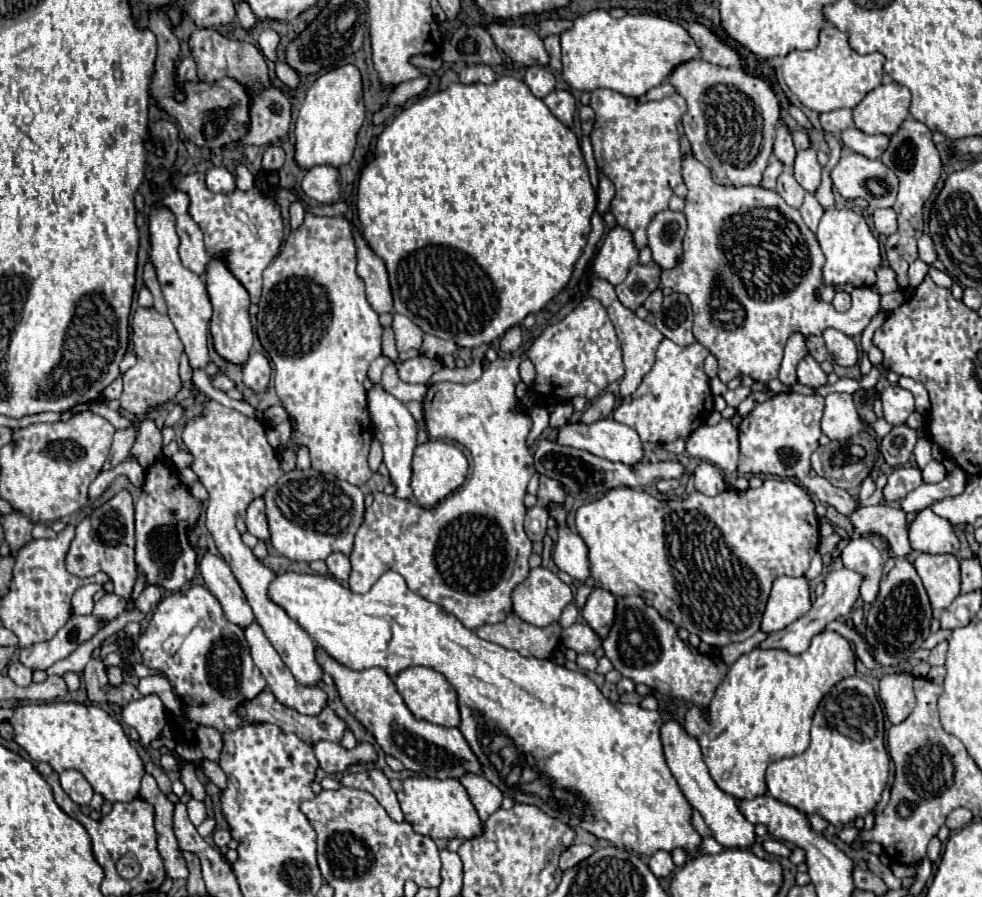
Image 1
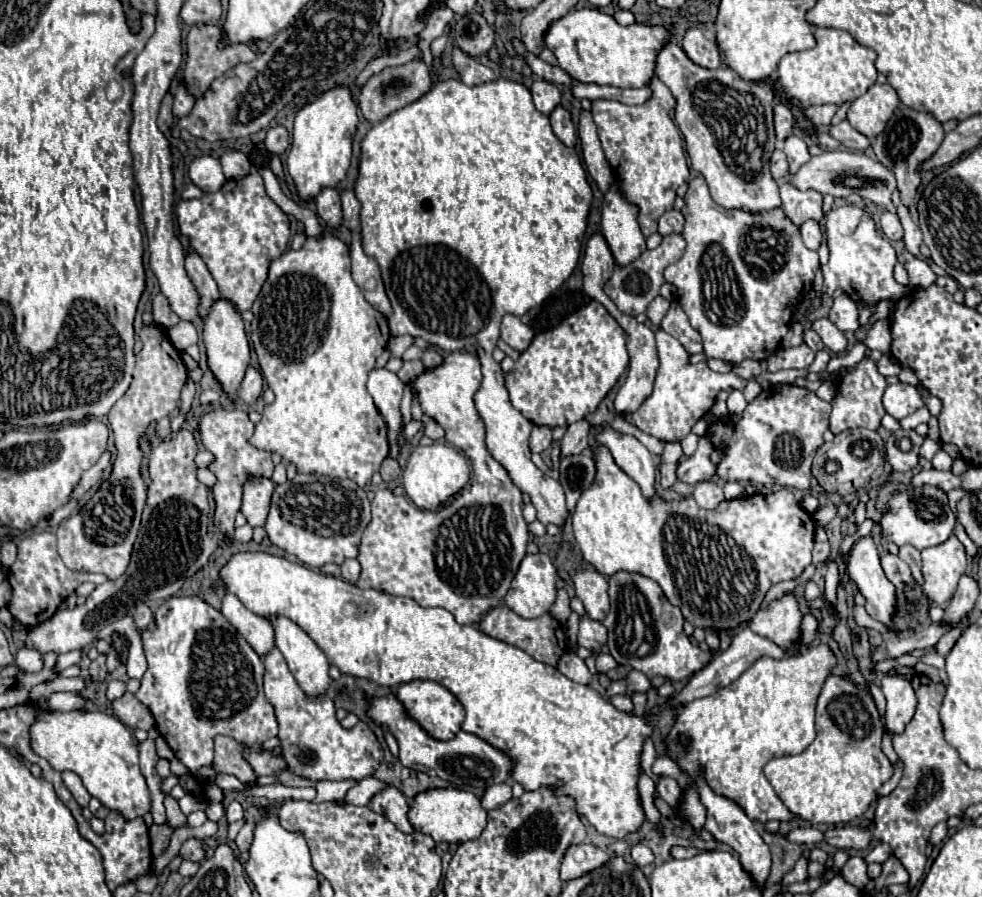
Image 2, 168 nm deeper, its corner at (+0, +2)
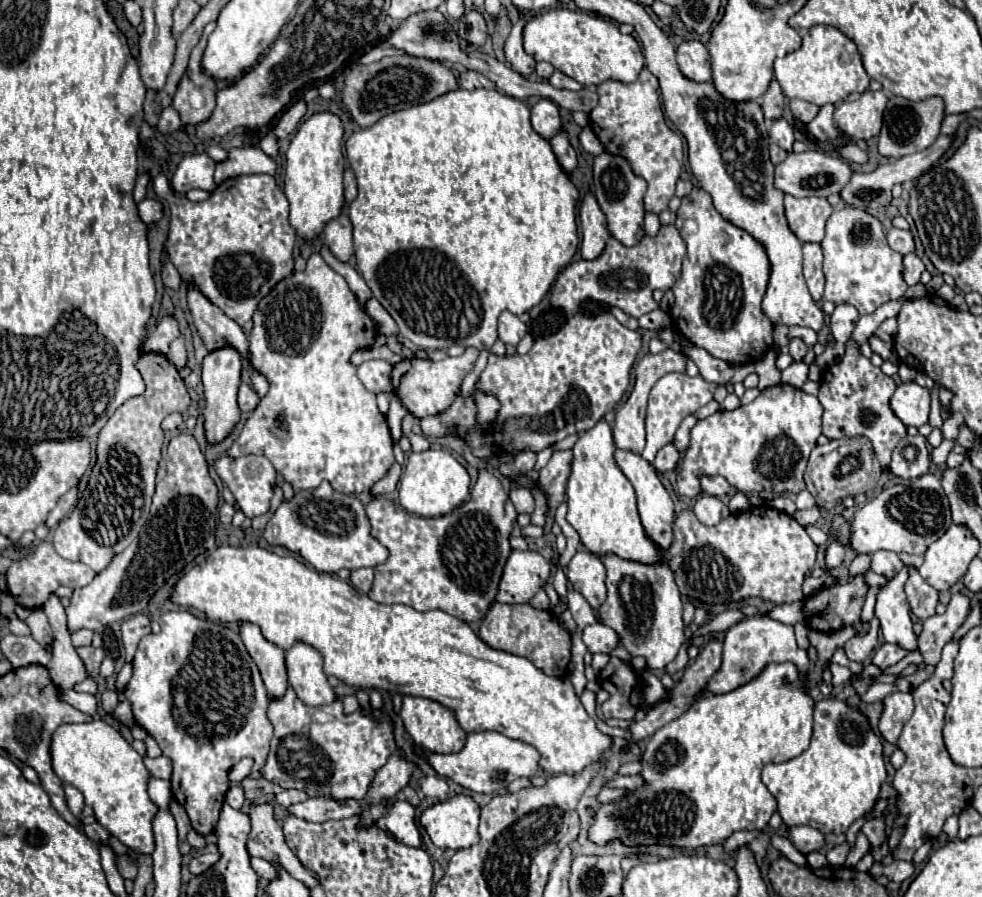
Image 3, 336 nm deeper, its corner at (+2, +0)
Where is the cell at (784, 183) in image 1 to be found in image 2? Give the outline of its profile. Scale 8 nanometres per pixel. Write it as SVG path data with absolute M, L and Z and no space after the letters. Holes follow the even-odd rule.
M783 180L779 186L781 200L783 200L783 210L789 214L789 218L795 224L801 224L809 218L819 220L823 210L821 210L821 194L815 190L799 190L795 188L789 180Z

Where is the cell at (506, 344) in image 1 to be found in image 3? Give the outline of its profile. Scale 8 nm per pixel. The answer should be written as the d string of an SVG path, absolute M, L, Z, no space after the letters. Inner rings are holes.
M503 312L499 316L499 338L505 342L505 344L519 344L519 340L525 336L527 332L527 326L511 312Z

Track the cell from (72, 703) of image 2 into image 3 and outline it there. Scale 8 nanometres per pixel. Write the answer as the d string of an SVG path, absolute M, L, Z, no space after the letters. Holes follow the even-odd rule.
M67 690L67 692L61 692L63 694L63 700L69 702L71 706L75 706L77 710L85 712L85 714L95 714L97 712L97 700L93 694L81 694L81 692L75 692L75 690Z

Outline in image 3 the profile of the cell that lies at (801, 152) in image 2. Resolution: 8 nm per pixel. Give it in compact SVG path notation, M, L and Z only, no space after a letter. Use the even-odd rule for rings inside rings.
M785 118L773 120L769 138L771 138L771 142L777 142L781 148L785 148L787 152L791 152L791 146L793 146L793 140L795 140L795 138L793 138L793 130L791 130L791 126L787 124Z

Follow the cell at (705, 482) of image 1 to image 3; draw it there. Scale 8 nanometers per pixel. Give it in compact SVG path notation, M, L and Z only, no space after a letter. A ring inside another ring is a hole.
M701 494L697 498L693 512L699 518L699 522L703 522L705 526L715 526L715 524L719 524L723 518L727 518L731 514L723 500L719 500L715 496L707 496L707 494Z

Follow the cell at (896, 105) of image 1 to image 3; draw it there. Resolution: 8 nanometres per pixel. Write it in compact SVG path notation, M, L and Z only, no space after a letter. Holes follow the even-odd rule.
M863 92L859 100L837 102L833 122L843 136L853 140L869 140L879 134L887 96L883 92Z

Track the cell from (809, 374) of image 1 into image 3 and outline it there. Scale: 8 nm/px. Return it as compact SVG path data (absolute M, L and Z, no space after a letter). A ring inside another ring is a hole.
M791 338L789 354L793 356L793 360L801 360L805 356L805 352L807 352L807 346L803 344L803 340L801 338Z

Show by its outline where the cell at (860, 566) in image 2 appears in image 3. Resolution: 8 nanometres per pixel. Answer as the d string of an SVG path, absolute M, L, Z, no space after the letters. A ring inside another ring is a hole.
M905 566L889 584L881 586L875 616L881 620L881 632L889 644L897 644L907 652L915 652L917 636L911 626L911 610L903 590L907 578L909 566Z

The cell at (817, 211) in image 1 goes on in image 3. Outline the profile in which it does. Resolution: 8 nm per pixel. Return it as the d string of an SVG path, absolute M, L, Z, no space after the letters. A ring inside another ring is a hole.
M803 244L803 276L813 300L819 302L823 296L823 286L825 286L823 252L819 244Z

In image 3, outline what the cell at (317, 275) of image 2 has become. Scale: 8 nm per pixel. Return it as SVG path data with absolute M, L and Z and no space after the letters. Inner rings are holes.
M311 254L303 272L295 272L291 278L281 280L271 294L259 302L253 324L249 350L255 368L269 380L269 392L247 418L241 436L229 450L229 456L263 454L295 492L315 490L323 480L343 494L369 492L371 486L385 478L389 468L395 464L393 440L387 420L377 408L375 394L361 384L357 368L349 364L353 352L371 346L377 326L349 290L345 278L327 266L321 254Z

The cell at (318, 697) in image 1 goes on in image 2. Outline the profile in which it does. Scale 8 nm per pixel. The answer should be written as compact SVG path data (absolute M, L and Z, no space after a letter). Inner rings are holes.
M277 648L263 656L263 664L265 694L275 708L275 716L279 722L279 740L291 772L309 780L363 780L379 768L379 762L383 762L383 748L365 722L359 722L351 730L341 728L339 720L335 718L335 706L331 698L327 698L325 694L305 694L297 686L297 680L293 678L283 654Z

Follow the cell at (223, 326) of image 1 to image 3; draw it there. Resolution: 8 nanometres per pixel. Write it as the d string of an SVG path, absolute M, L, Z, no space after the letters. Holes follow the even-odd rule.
M221 348L205 356L203 360L203 386L205 386L205 410L203 410L203 420L205 420L205 438L209 444L219 444L223 442L233 426L239 422L241 410L237 406L237 388L241 382L241 356L233 348Z

